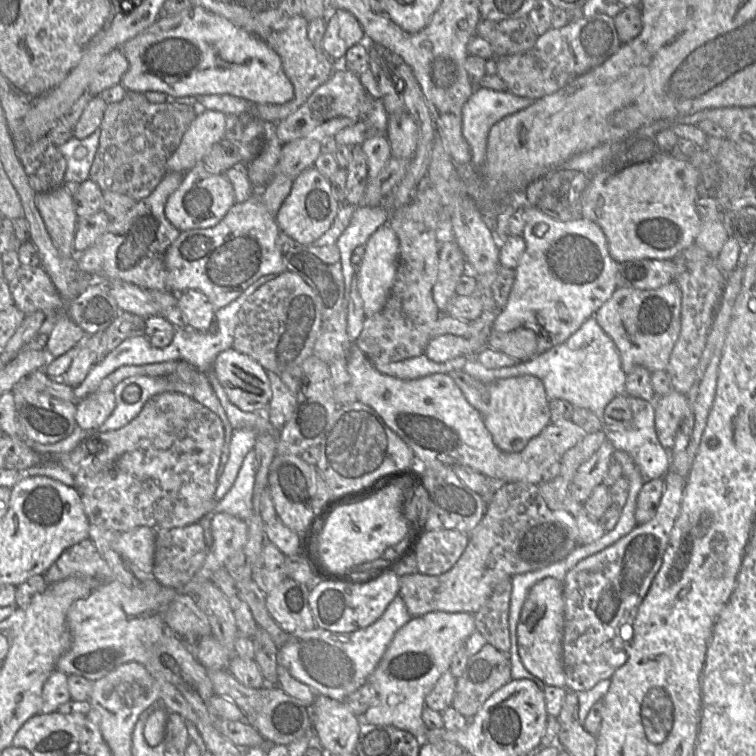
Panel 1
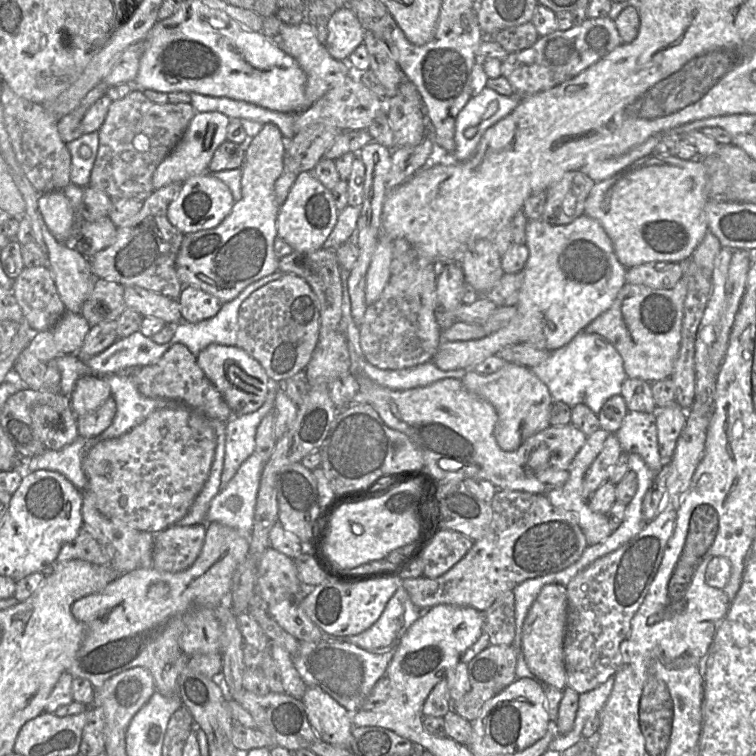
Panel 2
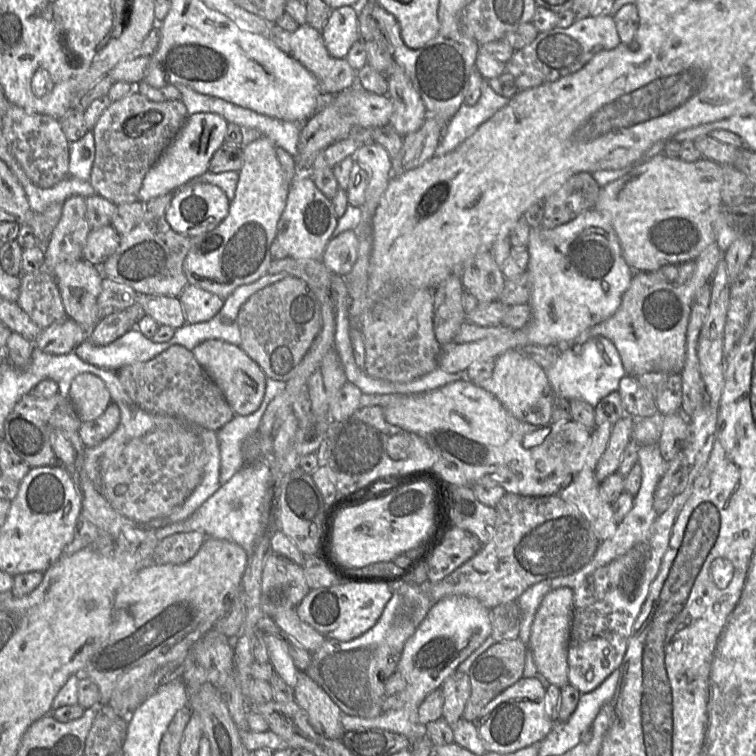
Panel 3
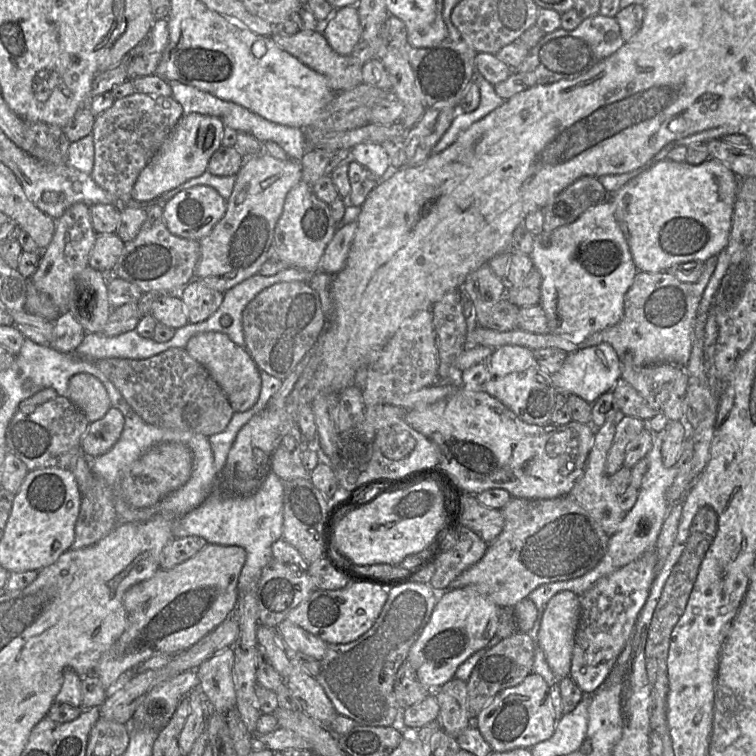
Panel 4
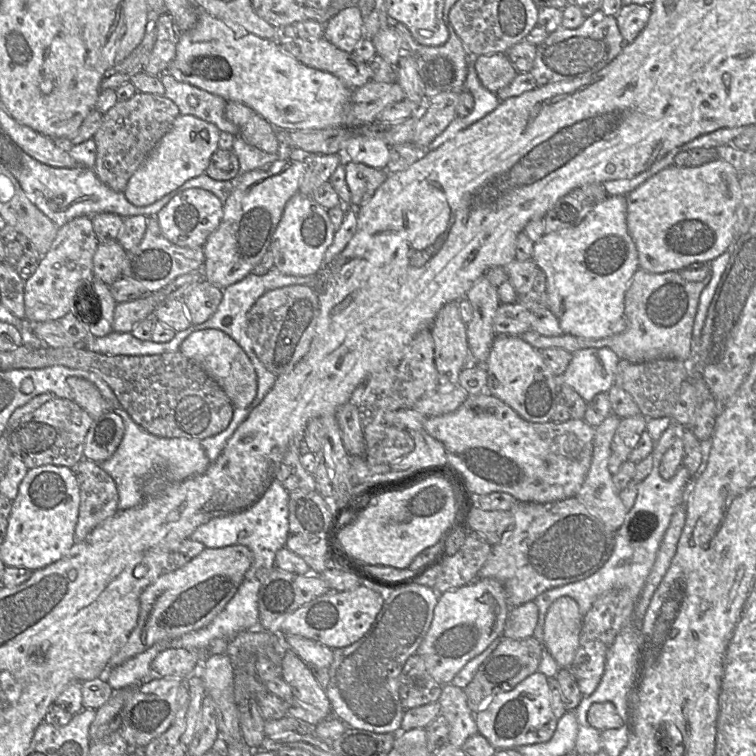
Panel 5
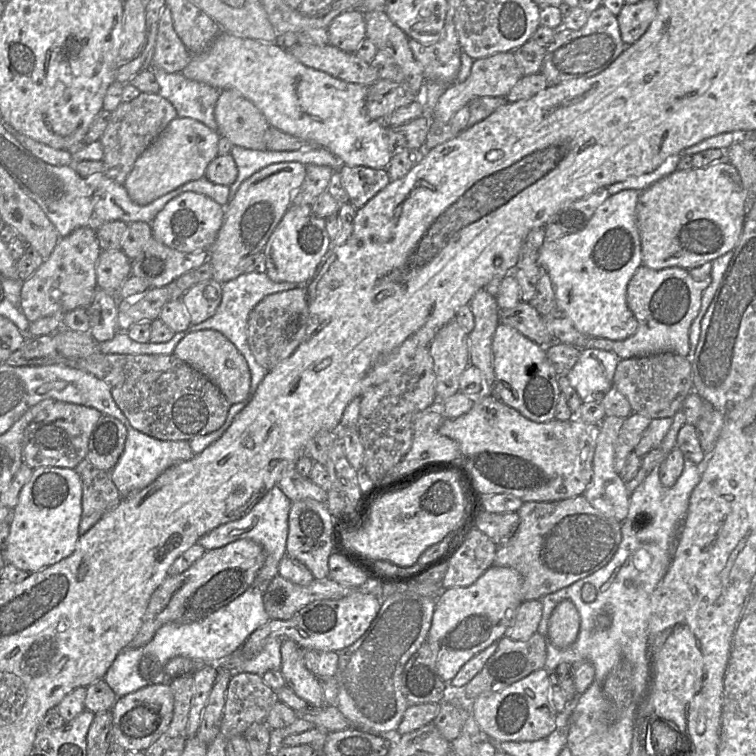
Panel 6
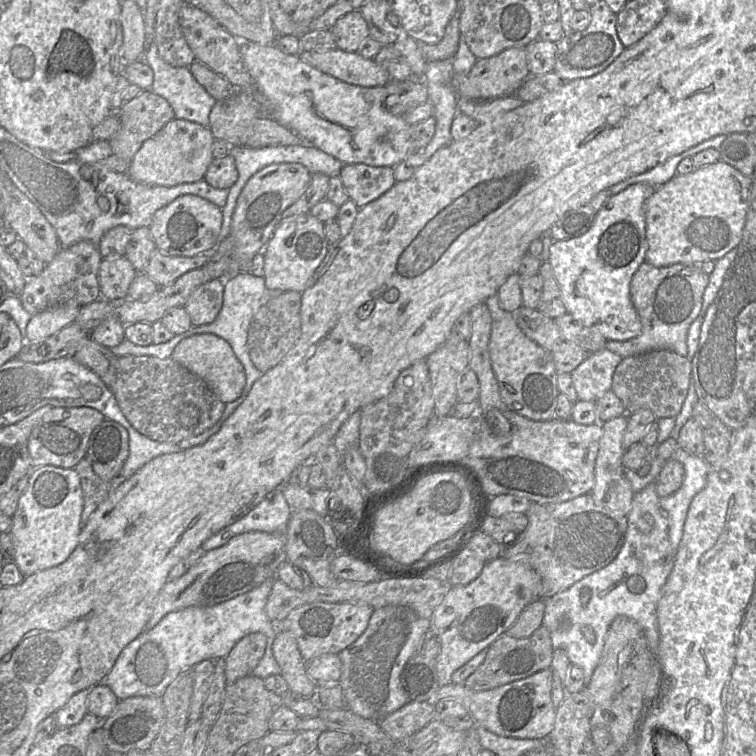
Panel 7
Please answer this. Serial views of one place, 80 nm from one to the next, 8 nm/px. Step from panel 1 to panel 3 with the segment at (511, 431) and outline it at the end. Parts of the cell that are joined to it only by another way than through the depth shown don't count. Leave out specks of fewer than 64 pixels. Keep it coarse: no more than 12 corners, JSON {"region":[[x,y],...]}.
{"region":[[518,349],[473,383],[515,418],[551,423],[556,396],[546,372]]}

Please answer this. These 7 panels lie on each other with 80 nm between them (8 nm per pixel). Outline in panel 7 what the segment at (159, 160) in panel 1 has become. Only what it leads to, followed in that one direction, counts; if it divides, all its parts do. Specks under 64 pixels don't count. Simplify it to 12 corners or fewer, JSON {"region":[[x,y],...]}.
{"region":[[143,90],[117,111],[109,143],[129,164],[175,118],[168,101]]}

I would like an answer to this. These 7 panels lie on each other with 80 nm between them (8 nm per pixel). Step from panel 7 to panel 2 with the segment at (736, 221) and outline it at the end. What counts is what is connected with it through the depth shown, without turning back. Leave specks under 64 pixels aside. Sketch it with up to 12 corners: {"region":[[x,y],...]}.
{"region":[[654,151],[584,214],[626,268],[680,263],[709,231],[701,158]]}

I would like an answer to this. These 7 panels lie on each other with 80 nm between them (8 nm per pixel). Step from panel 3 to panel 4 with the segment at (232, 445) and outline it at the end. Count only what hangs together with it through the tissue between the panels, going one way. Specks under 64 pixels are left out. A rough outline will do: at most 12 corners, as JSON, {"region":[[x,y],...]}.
{"region":[[234,412],[227,427],[210,436],[216,475],[223,471],[240,429],[256,414]]}

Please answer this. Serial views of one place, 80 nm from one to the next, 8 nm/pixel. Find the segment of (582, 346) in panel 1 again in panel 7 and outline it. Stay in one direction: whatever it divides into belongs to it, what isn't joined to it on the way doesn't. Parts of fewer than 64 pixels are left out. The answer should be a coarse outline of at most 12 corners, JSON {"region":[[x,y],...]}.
{"region":[[606,348],[570,373],[578,400],[597,401],[612,390],[622,359]]}

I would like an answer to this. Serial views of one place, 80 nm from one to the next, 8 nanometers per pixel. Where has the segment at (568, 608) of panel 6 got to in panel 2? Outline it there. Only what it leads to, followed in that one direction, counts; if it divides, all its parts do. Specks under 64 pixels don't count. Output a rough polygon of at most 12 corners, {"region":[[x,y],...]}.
{"region":[[543,586],[524,620],[529,670],[564,690],[567,587]]}

